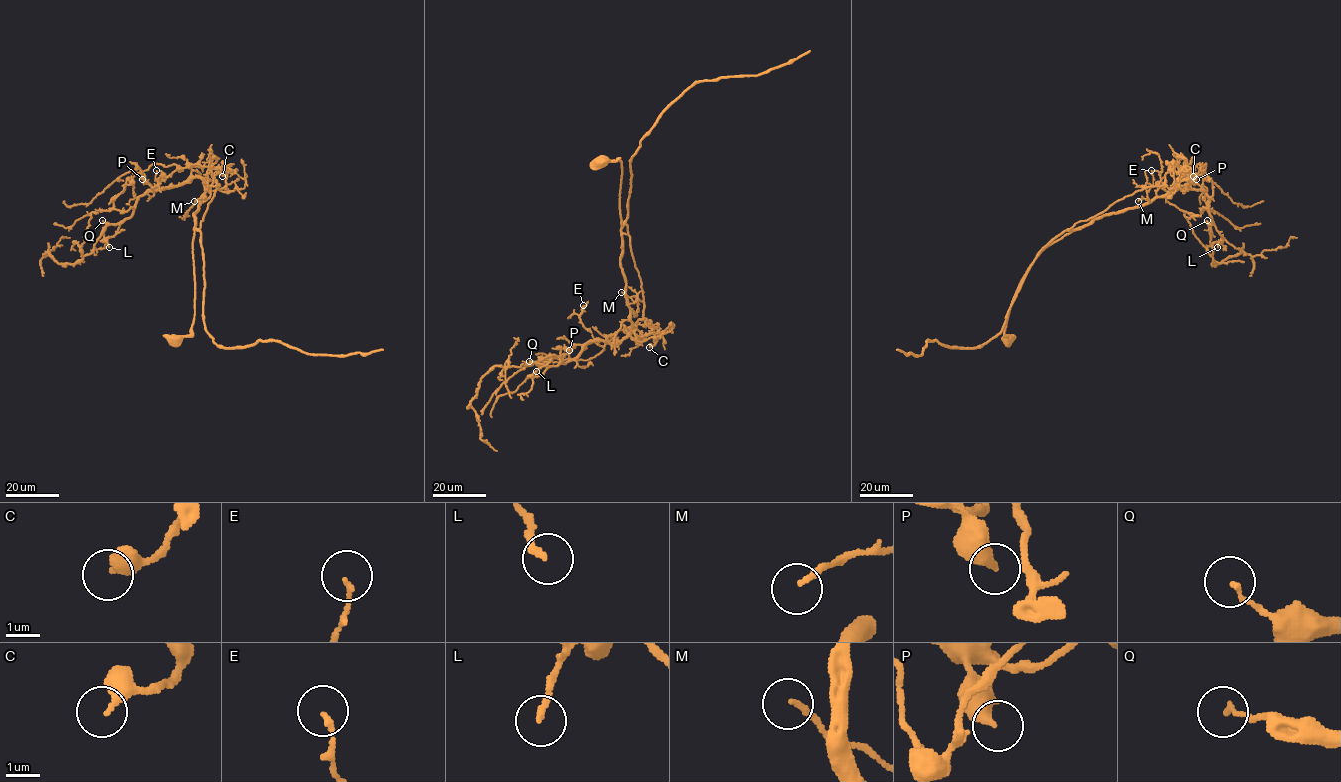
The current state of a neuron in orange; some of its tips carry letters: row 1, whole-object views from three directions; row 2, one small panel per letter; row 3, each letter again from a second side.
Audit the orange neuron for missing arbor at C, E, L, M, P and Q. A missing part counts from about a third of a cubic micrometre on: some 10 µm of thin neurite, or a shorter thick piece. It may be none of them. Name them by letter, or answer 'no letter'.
no letter

